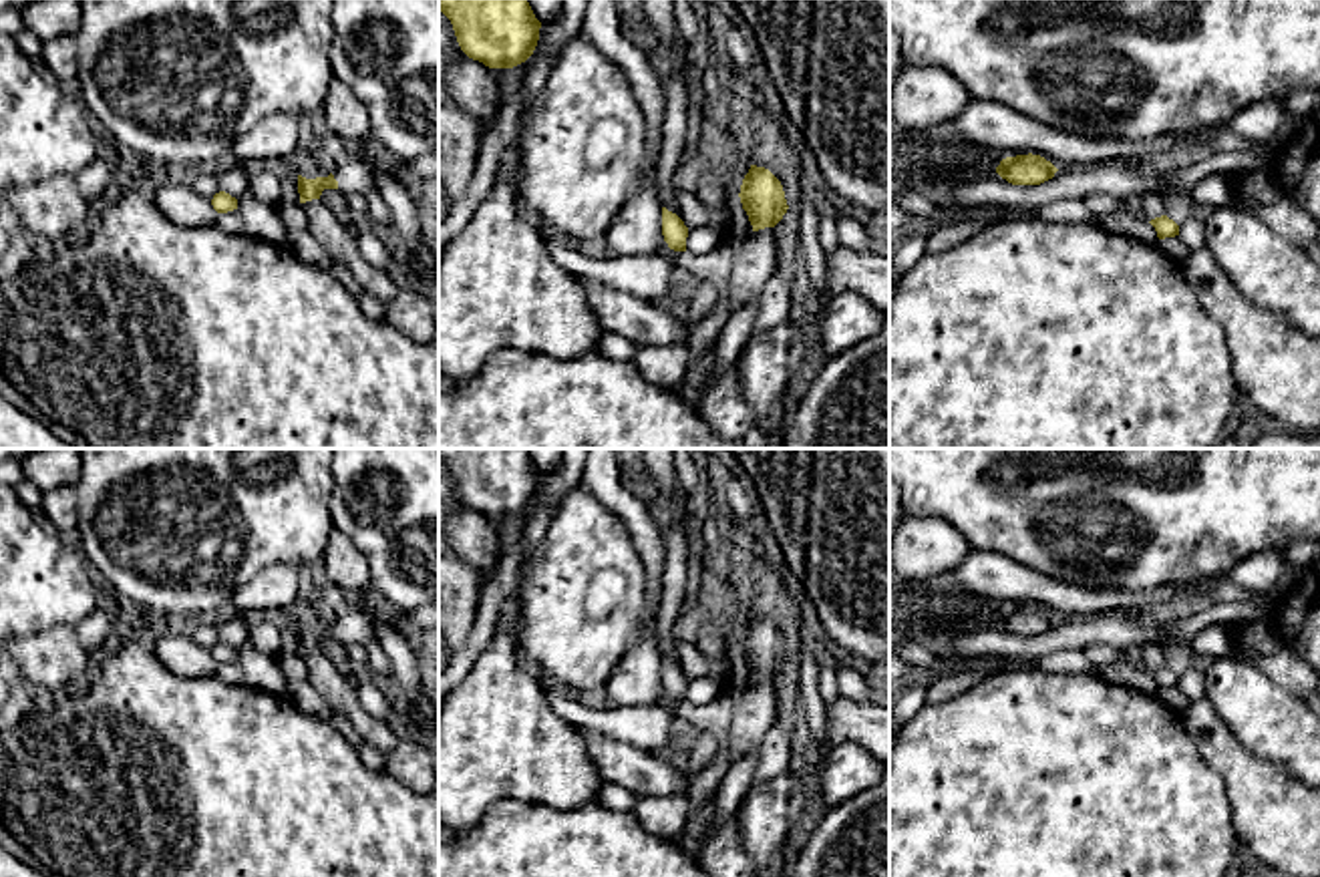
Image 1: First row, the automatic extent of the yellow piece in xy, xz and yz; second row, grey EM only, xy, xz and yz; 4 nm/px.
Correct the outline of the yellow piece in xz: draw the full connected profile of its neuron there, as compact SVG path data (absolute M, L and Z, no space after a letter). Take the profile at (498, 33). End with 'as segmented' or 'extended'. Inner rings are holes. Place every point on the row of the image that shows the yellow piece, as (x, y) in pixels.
M439 0L461 50L489 68L525 62L539 40L541 22L527 0Z; as segmented

